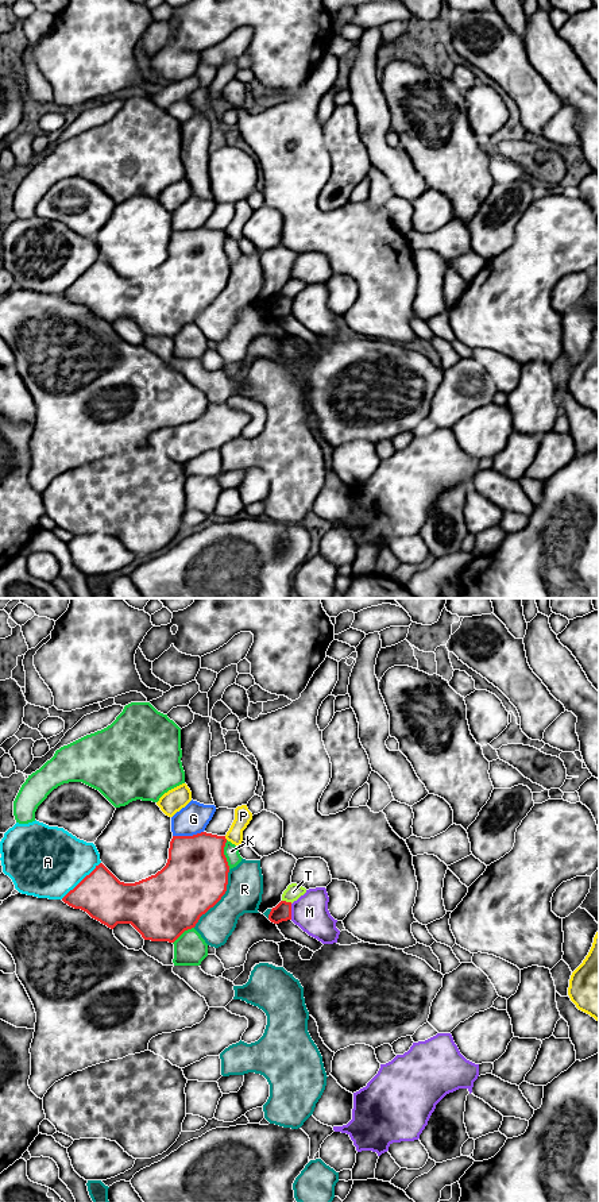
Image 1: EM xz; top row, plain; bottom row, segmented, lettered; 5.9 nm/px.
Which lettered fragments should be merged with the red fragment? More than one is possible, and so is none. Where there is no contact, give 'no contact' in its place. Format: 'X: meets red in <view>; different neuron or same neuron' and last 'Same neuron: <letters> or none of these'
A: meets red in xz; different neuron
G: meets red in xz; different neuron
K: meets red in xz; different neuron
M: meets red in xz; different neuron
P: meets red in xz; different neuron
R: meets red in xz; different neuron
T: meets red in xz; different neuron
Same neuron: none of these

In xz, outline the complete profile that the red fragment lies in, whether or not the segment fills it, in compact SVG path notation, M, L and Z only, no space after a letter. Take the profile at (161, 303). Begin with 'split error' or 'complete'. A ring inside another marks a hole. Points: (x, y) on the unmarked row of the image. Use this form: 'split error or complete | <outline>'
complete | M206 227L173 231L167 258L155 270L124 278L100 258L62 296L111 324L117 319L131 319L144 335L174 338L185 325L194 323L200 312L225 289L229 267L225 238L225 231Z

